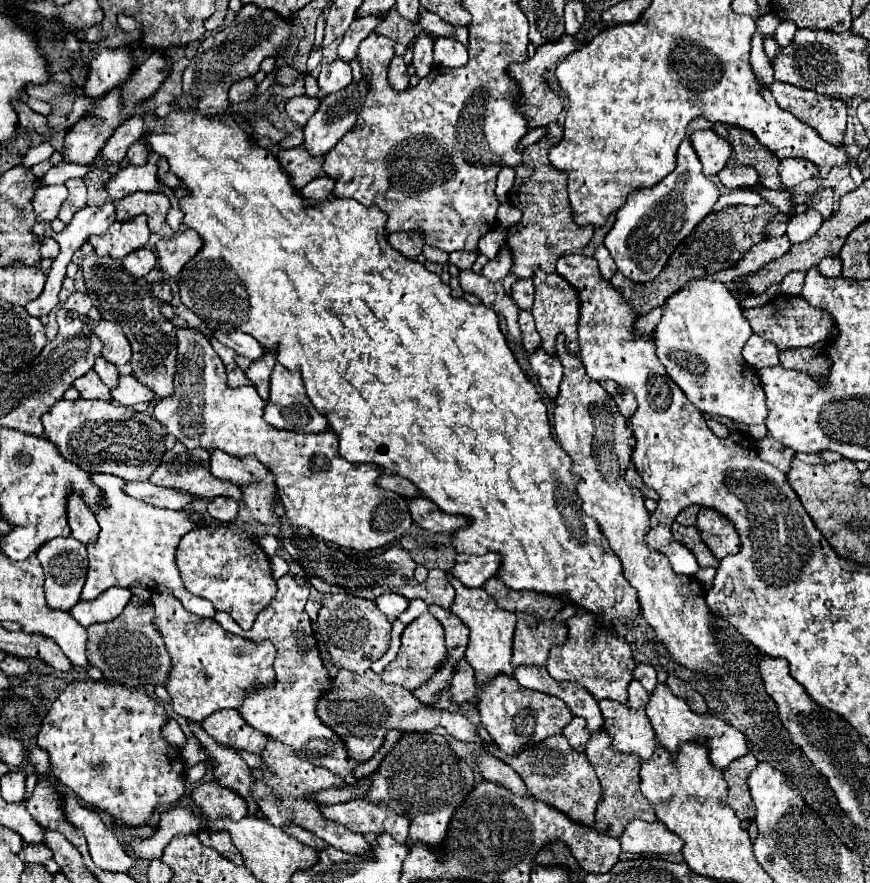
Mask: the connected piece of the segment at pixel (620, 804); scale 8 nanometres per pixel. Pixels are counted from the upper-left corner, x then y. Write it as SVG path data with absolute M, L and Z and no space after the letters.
M600 730L594 732L588 746L586 746L586 756L590 758L592 766L596 768L600 786L602 786L602 798L598 802L596 808L596 822L594 828L602 834L608 834L612 838L620 838L624 828L628 826L628 822L632 822L634 818L646 820L646 822L654 822L656 814L654 808L650 806L650 802L646 802L644 794L640 792L640 764L642 760L636 754L618 754L618 750L614 750L610 746L610 736Z

